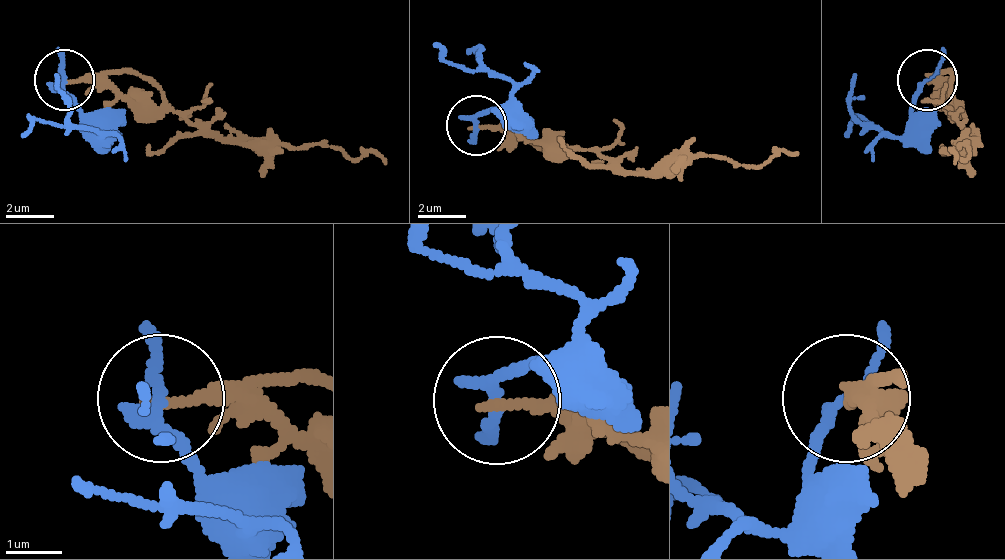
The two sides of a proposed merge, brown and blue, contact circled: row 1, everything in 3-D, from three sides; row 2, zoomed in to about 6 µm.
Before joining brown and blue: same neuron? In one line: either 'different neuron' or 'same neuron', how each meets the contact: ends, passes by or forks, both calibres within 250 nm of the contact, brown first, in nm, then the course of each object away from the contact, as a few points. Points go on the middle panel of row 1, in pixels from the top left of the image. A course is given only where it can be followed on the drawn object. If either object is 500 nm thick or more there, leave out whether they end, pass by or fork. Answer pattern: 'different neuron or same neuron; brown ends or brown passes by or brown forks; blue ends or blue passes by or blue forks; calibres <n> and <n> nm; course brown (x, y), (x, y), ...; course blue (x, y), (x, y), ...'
different neuron; brown ends; blue passes by; calibres 200 and 190 nm; course brown (475, 124), (505, 124), (535, 142), (596, 148), (626, 172), (693, 166), (705, 154), (735, 160), (796, 154); course blue (475, 124), (493, 112), (511, 87), (444, 57), (432, 45)

